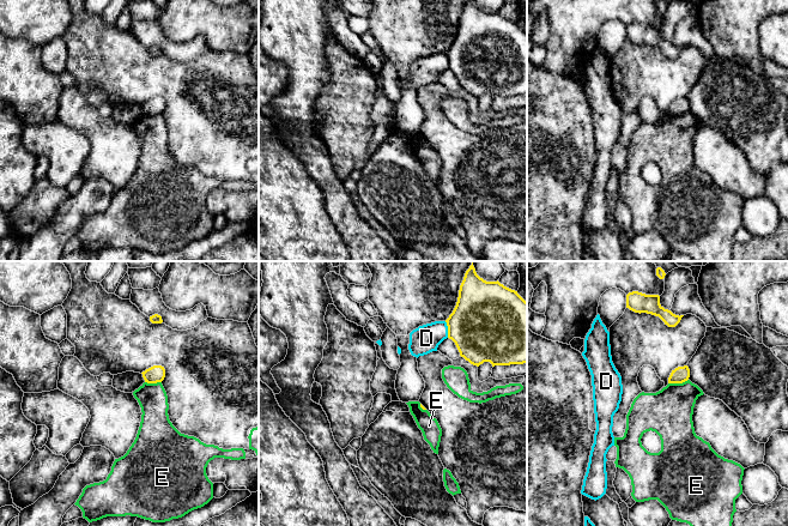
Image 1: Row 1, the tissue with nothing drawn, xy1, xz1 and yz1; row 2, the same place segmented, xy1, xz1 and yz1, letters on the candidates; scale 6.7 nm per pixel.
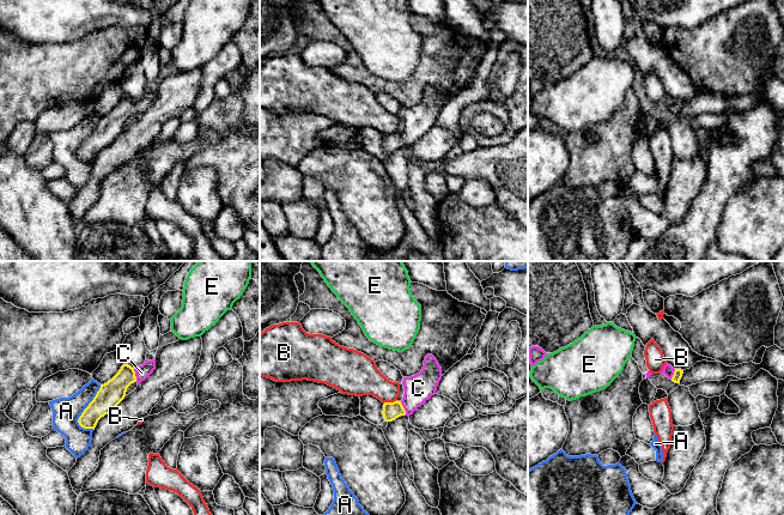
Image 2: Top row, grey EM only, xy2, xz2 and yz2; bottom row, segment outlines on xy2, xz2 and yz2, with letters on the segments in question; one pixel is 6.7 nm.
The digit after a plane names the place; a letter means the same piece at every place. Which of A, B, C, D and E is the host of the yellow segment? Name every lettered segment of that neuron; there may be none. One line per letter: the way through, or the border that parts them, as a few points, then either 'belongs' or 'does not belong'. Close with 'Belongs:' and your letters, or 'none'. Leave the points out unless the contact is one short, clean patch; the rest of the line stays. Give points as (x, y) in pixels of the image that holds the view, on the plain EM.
A: does not belong
B: border along xz2 (396, 131), (384, 134); does not belong
C: runs through xy2 (110, 126), (134, 107), (141, 104); belongs
D: does not belong
E: border along yz1 (688, 110), (682, 114), (668, 115); does not belong
Belongs: C

